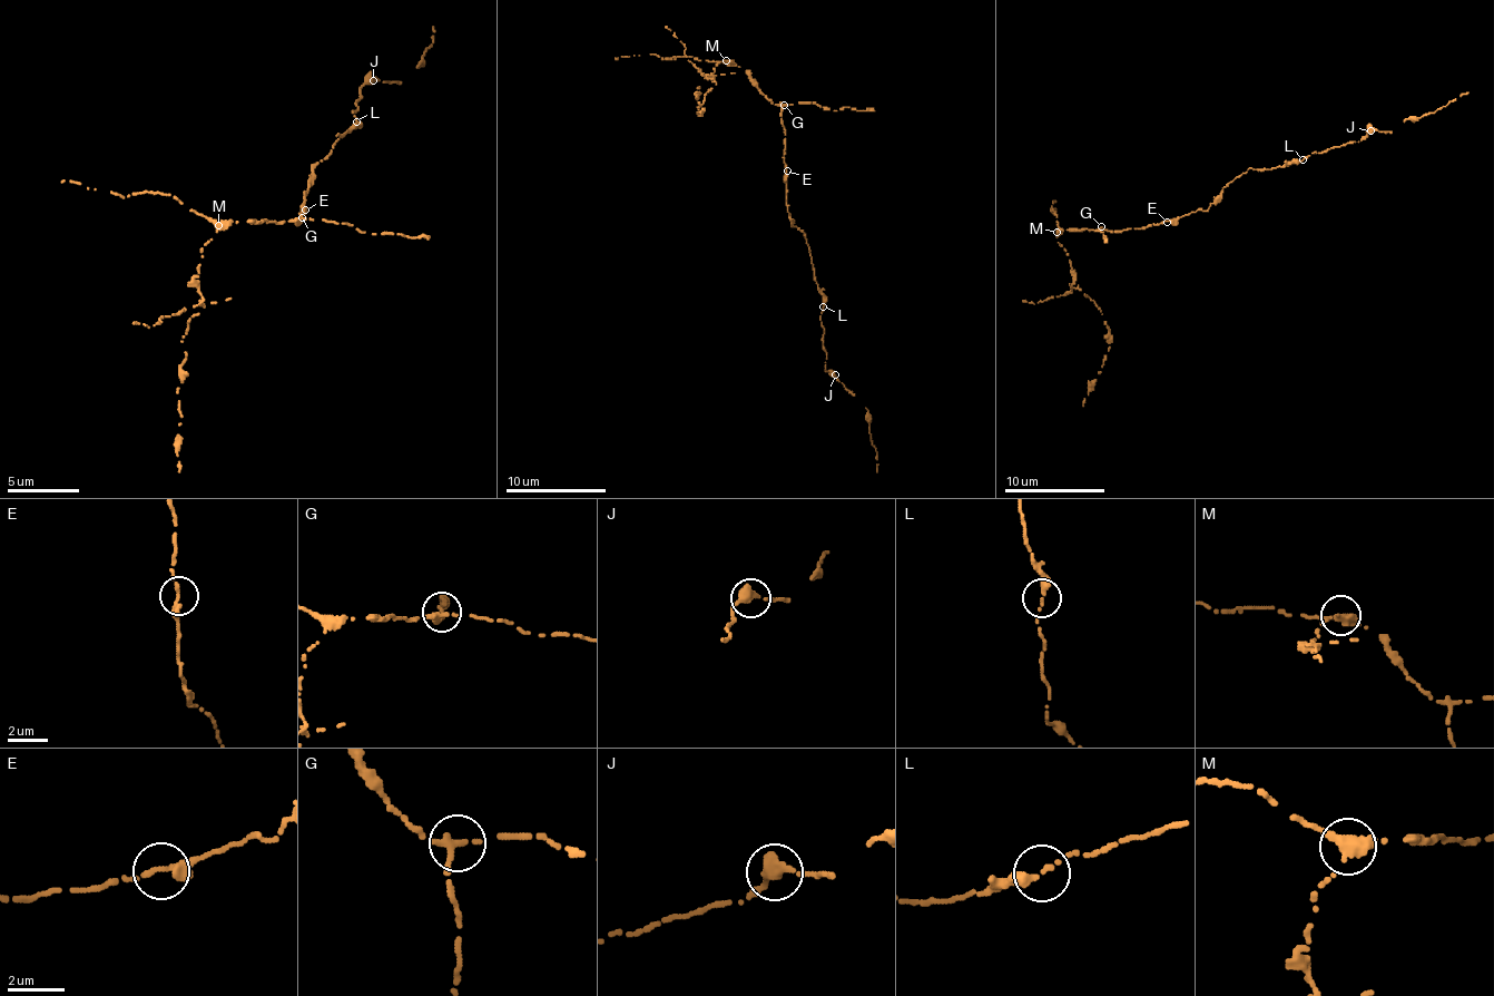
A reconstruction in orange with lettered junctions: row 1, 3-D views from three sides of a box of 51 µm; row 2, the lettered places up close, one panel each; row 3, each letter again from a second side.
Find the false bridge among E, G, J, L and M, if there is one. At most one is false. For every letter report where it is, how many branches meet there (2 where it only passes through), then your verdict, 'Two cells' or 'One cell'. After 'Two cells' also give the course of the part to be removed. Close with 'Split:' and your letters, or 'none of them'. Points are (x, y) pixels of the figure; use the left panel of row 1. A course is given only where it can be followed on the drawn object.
E: Place: (305, 210). Branches: 2. One cell
G: Place: (302, 217). Branches: 3. One cell
J: Place: (373, 80). Branches: 2. One cell
L: Place: (356, 121). Branches: 2. One cell
M: Place: (218, 225). Branches: 3. Two cells. Course of the part to remove: (219, 224), (202, 250), (198, 267), (205, 306), (187, 328), (187, 360), (179, 368), (179, 471)
Split: M

